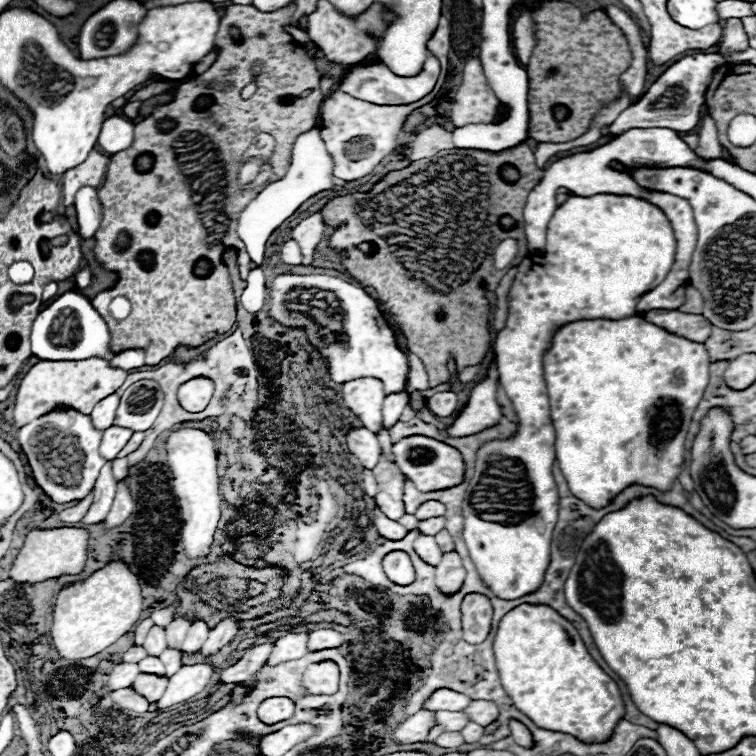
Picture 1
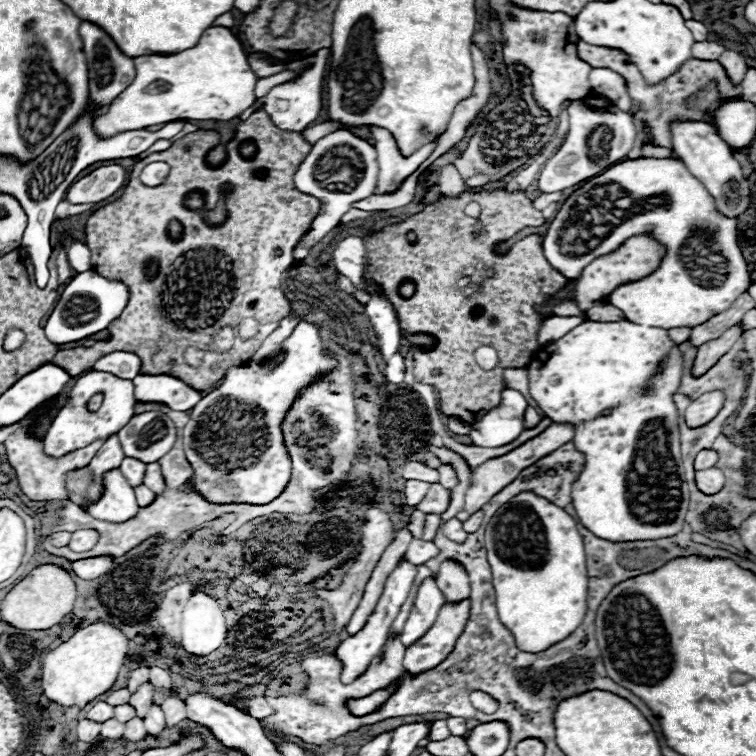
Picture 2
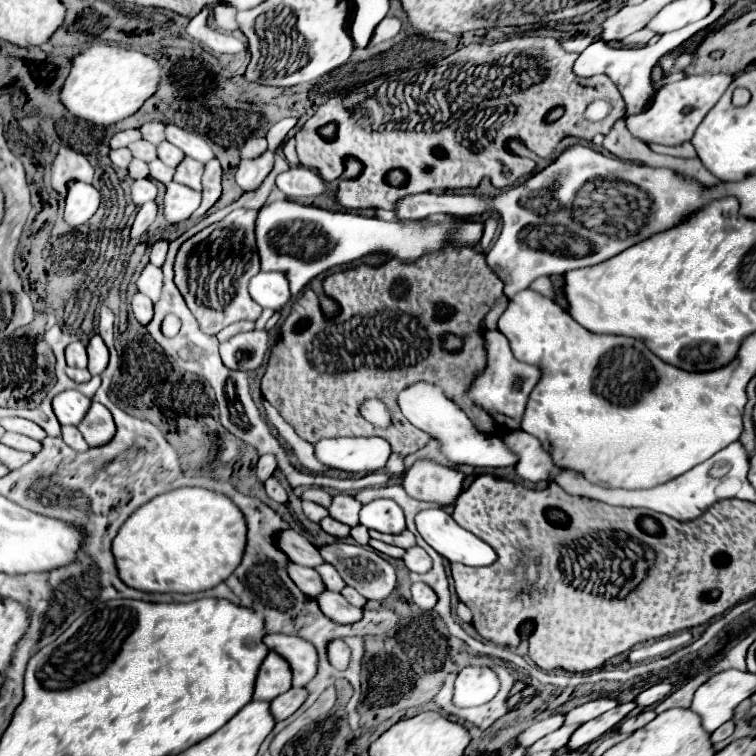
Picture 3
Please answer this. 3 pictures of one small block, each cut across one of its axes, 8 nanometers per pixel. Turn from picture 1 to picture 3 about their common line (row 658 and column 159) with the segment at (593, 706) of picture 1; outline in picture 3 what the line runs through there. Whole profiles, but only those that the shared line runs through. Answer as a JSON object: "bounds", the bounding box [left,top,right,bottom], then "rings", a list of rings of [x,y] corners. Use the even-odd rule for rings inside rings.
{"bounds":[112,488,246,594],"rings":[[[180,488],[140,506],[118,530],[112,554],[120,580],[148,594],[194,594],[224,582],[240,564],[246,546],[242,512],[220,492]]]}

